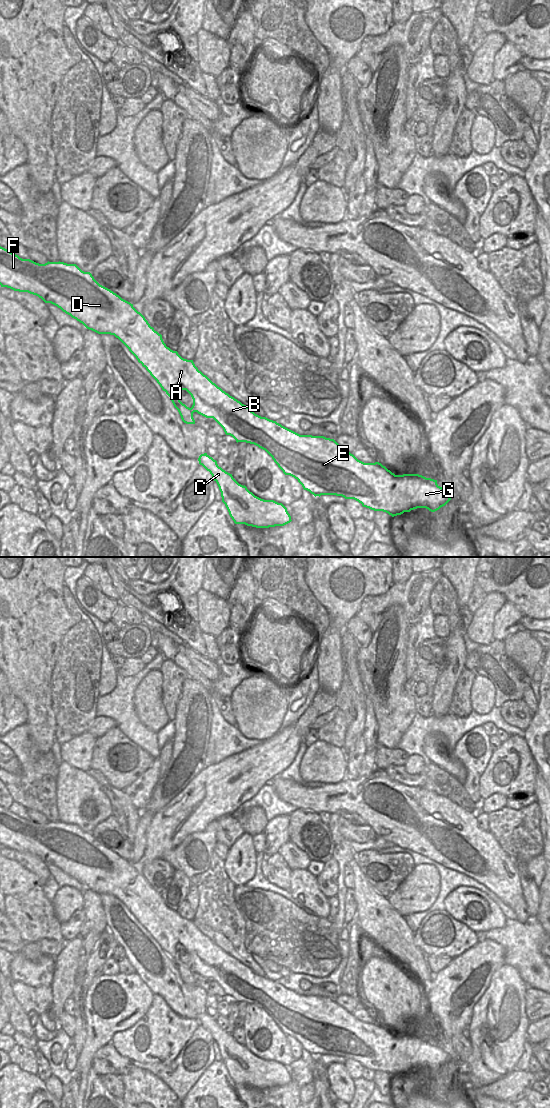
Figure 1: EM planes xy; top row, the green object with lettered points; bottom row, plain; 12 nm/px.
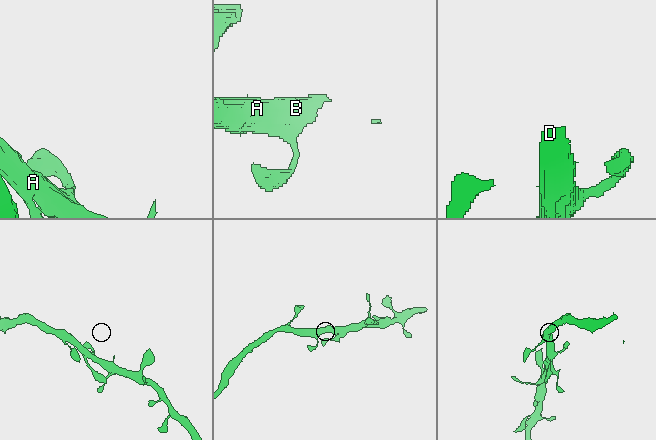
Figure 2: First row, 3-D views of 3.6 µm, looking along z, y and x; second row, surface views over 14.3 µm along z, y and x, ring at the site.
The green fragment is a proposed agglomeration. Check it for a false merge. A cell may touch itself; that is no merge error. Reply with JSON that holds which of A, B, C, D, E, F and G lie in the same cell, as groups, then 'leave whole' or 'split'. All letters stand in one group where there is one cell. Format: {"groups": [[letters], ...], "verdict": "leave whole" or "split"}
{"groups": [["A", "B", "C", "D", "E", "F", "G"]], "verdict": "leave whole"}

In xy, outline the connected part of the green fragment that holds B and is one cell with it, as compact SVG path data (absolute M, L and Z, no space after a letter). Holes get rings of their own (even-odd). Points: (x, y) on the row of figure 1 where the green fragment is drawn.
M0 246L0 285L36 295L98 334L114 335L170 397L184 423L195 424L194 412L213 418L225 434L232 436L237 443L246 442L265 450L285 475L297 479L303 489L315 497L336 495L354 499L363 507L386 512L392 517L417 508L435 512L451 500L449 494L437 484L437 480L419 474L395 475L379 462L364 463L358 460L334 439L300 435L276 421L255 414L199 371L193 360L184 359L177 351L167 347L162 335L150 326L133 304L100 285L90 272L82 271L76 264L60 261L39 264L30 259L22 259ZM181 390L191 395L191 408L180 401Z

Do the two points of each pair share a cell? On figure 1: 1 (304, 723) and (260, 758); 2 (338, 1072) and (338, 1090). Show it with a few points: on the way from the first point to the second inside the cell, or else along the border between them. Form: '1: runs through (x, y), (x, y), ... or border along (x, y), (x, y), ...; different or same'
1: border along (294, 724), (302, 739); different
2: runs through (338, 1076), (338, 1086); same

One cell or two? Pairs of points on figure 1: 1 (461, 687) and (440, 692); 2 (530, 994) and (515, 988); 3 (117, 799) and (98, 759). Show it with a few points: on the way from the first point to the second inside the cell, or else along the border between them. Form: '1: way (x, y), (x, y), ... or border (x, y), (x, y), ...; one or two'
1: border (465, 668), (455, 685), (448, 712); two
2: border (528, 987), (525, 992), (526, 1015); two
3: border (90, 769), (97, 770), (114, 787), (122, 790); two

